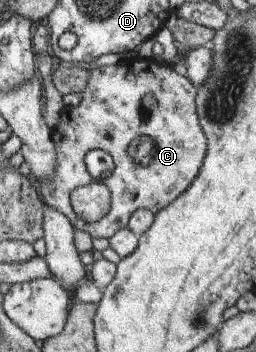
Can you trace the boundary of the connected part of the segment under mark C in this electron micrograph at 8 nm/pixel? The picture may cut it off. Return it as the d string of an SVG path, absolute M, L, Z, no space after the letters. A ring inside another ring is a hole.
M141 56L131 62L90 67L90 77L82 92L81 102L76 107L61 110L60 121L51 130L56 148L55 176L51 181L41 181L38 187L41 200L47 206L62 212L77 231L85 231L91 238L109 240L119 229L127 228L131 215L137 209L145 209L156 215L183 194L199 174L208 144L196 109L197 88L188 78L175 73L172 67L166 62L158 64L153 58L144 59ZM145 94L152 94L157 100L157 105L151 111L145 110L141 105ZM94 148L108 152L115 168L112 175L103 180L110 192L110 209L99 220L87 222L74 211L70 192L95 182L83 161L87 152Z

